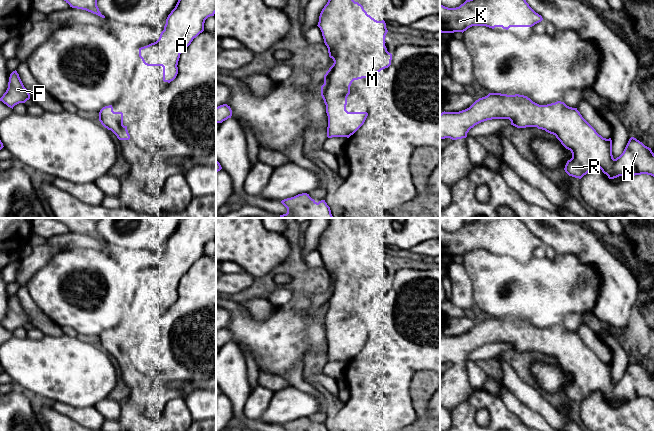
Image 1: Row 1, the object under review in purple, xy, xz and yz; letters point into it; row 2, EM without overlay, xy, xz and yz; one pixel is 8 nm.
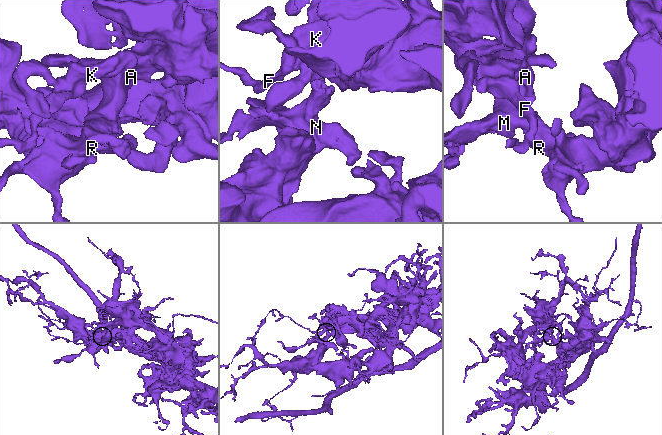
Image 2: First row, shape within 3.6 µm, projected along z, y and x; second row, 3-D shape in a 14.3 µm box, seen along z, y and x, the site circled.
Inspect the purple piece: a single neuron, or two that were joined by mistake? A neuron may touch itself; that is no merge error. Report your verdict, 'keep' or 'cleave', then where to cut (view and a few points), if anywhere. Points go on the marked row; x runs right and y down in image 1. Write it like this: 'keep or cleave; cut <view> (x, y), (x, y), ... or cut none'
keep; cut none

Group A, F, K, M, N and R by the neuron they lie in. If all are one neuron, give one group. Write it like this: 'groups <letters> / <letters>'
groups A F K M N R

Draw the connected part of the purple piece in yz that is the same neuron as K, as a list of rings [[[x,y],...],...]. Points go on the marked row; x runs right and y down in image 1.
[[[466,0],[456,8],[440,5],[440,32],[464,32],[472,26],[532,27],[543,20],[526,0]]]

